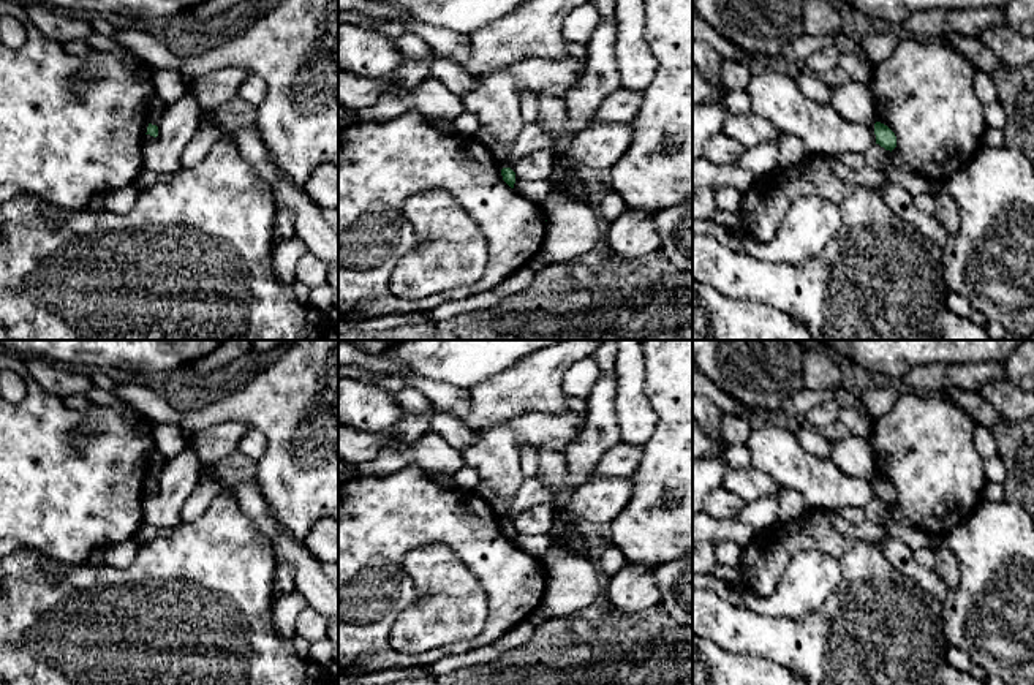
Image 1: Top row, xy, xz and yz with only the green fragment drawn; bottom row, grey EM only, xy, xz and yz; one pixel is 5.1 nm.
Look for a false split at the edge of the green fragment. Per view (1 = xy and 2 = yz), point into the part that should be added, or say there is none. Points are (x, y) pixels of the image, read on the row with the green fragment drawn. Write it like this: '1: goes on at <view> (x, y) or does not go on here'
1: does not go on here
2: does not go on here

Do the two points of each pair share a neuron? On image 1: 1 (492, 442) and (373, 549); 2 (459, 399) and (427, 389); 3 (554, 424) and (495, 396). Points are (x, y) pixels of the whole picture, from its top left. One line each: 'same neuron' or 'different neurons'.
1: different neurons
2: same neuron
3: different neurons

